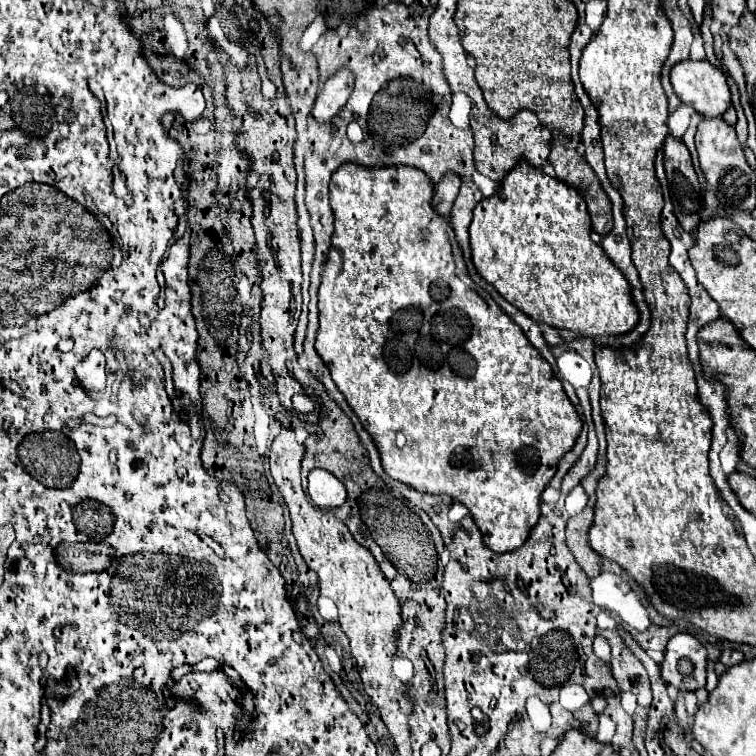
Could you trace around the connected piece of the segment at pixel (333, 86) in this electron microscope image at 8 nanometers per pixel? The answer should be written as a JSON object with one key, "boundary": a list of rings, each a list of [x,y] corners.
{"boundary":[[[341,69],[335,75],[331,75],[325,81],[323,91],[315,99],[315,105],[313,105],[315,121],[317,123],[331,121],[343,109],[343,105],[347,103],[351,89],[353,89],[353,77],[347,69]]]}

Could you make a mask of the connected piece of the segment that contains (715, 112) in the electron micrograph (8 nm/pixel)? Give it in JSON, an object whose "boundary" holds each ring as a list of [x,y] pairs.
{"boundary":[[[685,59],[671,69],[671,85],[677,97],[703,117],[719,117],[731,101],[725,75],[707,59]]]}

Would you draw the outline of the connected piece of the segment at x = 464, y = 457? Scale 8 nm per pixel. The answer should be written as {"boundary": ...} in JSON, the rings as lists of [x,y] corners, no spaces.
{"boundary":[[[347,163],[333,173],[329,183],[329,201],[335,215],[335,233],[331,239],[331,249],[323,267],[319,287],[319,331],[315,349],[319,357],[329,365],[331,379],[335,381],[337,389],[345,395],[349,407],[359,417],[365,431],[371,435],[381,455],[383,471],[389,477],[421,493],[445,495],[463,503],[469,509],[475,525],[483,533],[483,543],[495,553],[507,553],[521,547],[529,537],[531,527],[537,523],[541,491],[555,475],[557,463],[563,457],[563,453],[573,449],[575,439],[581,431],[581,419],[573,403],[567,399],[561,381],[553,375],[551,365],[543,361],[543,357],[539,357],[539,351],[527,341],[519,325],[515,325],[489,295],[483,295],[475,289],[473,279],[467,275],[467,267],[459,253],[459,245],[455,245],[451,225],[445,217],[433,213],[431,197],[433,183],[427,179],[427,175],[423,175],[423,171],[415,167],[395,165],[381,169],[365,169]]]}

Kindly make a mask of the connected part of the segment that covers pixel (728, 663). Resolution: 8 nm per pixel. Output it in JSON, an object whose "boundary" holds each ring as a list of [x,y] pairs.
{"boundary":[[[729,649],[729,651],[723,651],[719,661],[725,665],[725,667],[733,667],[737,663],[743,661],[743,653],[741,651],[735,651],[735,649]]]}

